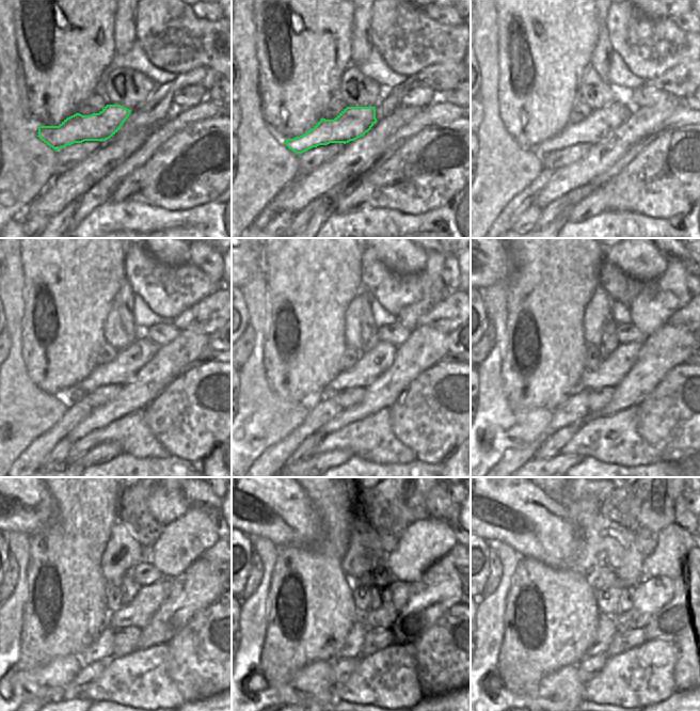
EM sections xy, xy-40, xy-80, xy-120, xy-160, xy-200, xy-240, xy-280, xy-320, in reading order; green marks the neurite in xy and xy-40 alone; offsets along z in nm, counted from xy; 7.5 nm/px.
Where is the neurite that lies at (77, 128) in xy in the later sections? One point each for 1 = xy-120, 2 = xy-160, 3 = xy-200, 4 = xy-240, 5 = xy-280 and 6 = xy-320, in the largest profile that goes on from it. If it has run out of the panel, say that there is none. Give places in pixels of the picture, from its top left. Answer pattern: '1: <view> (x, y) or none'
1: xy-120 (129, 360)
2: xy-160 (370, 365)
3: xy-200 (610, 372)
4: xy-240 (138, 613)
5: xy-280 (393, 598)
6: xy-320 (650, 595)

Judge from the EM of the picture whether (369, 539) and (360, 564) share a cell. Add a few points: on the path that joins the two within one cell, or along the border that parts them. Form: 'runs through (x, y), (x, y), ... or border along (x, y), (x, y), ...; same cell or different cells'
runs through (364, 546), (364, 553), (360, 557); same cell

